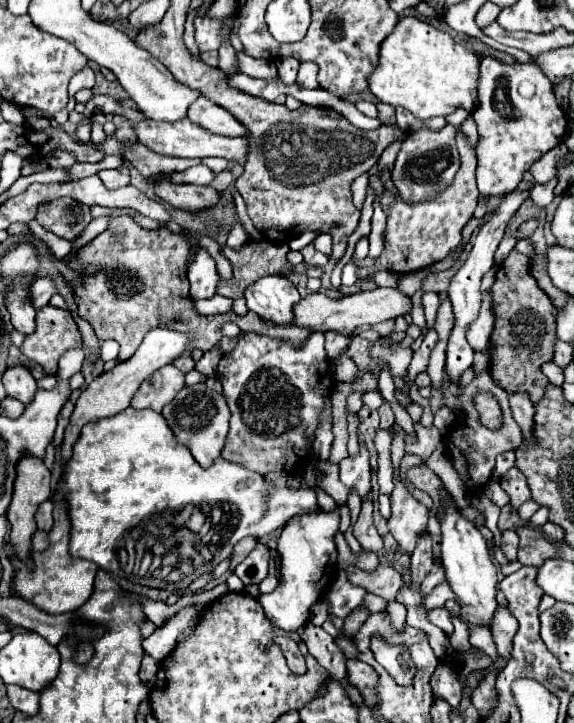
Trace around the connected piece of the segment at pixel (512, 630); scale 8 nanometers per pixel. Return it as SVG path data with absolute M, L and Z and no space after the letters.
M498 606L494 616L492 616L492 622L490 622L490 630L492 630L492 636L494 636L494 642L498 646L498 652L504 656L502 664L492 672L492 678L496 678L496 672L506 664L506 660L510 658L510 650L512 650L512 638L518 630L518 622L516 618L508 612L506 606Z

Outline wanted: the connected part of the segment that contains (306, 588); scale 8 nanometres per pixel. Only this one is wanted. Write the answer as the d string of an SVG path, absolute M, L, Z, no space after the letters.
M314 512L314 514L300 514L294 516L282 530L276 550L282 560L282 584L280 584L280 598L258 598L258 602L264 608L266 618L274 622L274 626L296 632L300 626L304 626L310 618L310 606L326 592L326 588L332 584L336 576L336 544L334 534L340 526L340 514L334 512Z

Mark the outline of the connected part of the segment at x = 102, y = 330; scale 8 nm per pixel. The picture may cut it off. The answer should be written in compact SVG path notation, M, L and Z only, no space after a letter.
M121 215L110 220L106 232L98 234L90 244L86 244L78 254L76 260L82 264L72 264L70 268L82 272L84 264L100 264L102 272L98 276L86 276L86 286L76 288L76 304L78 316L88 320L98 336L98 340L116 340L120 344L120 360L130 358L134 350L140 346L146 332L152 328L170 328L180 332L194 332L196 342L194 346L200 350L210 350L220 340L220 326L224 322L234 322L240 330L252 330L260 334L268 334L274 338L286 338L292 344L304 342L310 332L302 328L280 328L264 324L258 314L248 312L246 316L238 316L234 312L218 314L218 316L200 316L194 312L194 302L190 298L190 286L186 278L186 256L188 256L188 242L180 234L172 234L166 228L146 230L138 226L127 215Z

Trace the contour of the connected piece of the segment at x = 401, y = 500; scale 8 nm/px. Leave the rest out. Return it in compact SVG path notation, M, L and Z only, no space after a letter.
M397 424L393 425L397 436L391 448L392 462L394 464L394 490L392 490L392 516L388 520L390 534L402 546L406 554L412 554L416 542L422 534L428 532L428 508L418 504L416 498L404 488L400 480L400 461L405 454L405 431Z

